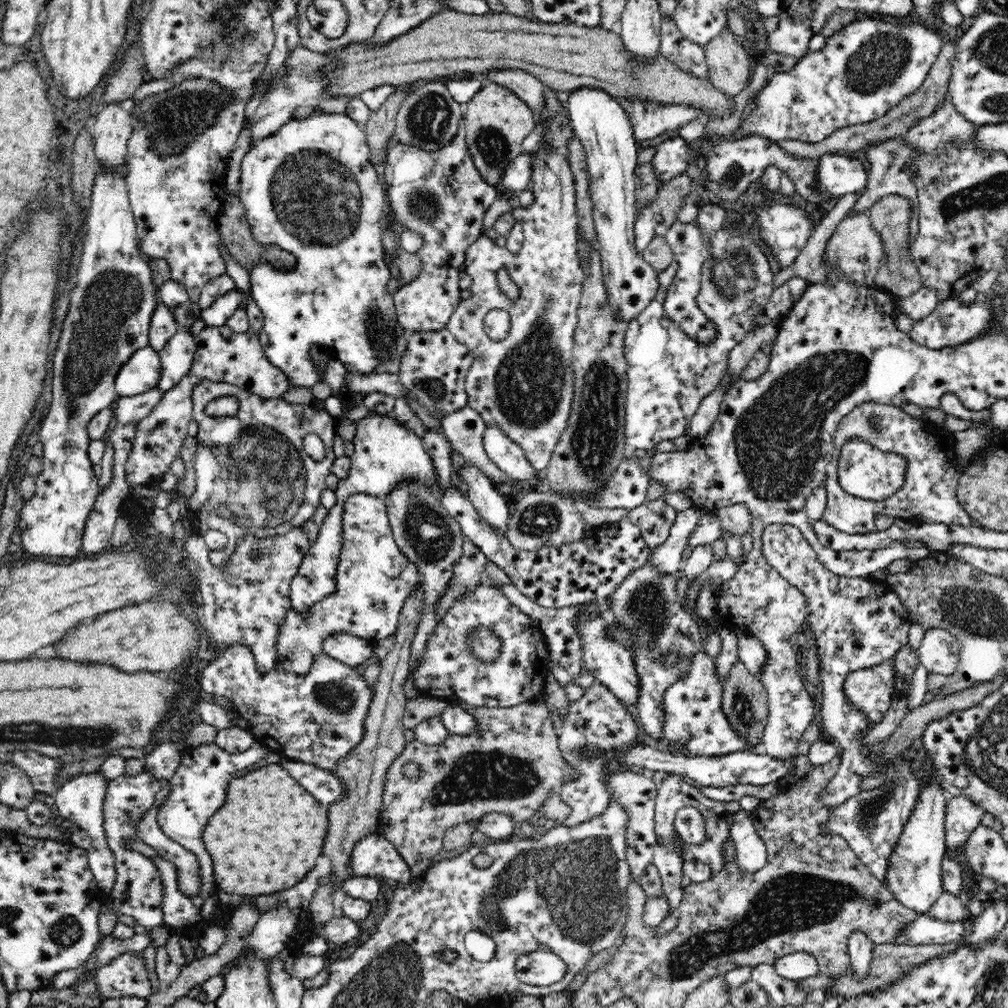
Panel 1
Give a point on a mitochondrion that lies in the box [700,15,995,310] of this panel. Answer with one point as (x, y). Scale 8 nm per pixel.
(877, 62)

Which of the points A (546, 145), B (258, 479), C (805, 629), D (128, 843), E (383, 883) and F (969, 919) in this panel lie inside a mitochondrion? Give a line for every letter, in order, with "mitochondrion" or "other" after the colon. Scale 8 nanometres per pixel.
A: other
B: mitochondrion
C: other
D: other
E: other
F: other

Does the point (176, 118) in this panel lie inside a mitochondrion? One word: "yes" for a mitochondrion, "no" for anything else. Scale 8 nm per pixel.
yes

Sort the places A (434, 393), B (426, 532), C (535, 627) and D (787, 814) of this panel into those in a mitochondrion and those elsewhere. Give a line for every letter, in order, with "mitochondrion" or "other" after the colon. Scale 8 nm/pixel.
A: mitochondrion
B: mitochondrion
C: other
D: other

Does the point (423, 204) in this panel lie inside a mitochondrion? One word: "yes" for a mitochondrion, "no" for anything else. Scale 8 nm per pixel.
yes

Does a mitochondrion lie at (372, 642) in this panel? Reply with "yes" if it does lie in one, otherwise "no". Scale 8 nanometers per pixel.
no

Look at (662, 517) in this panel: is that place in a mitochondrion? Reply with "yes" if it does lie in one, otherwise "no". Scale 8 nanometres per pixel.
no

